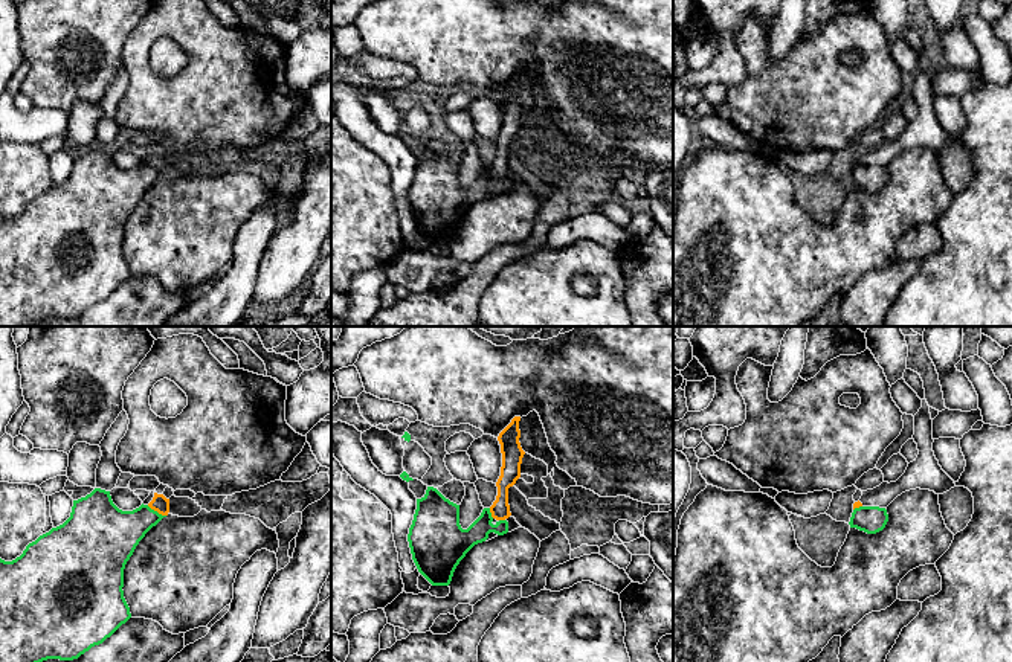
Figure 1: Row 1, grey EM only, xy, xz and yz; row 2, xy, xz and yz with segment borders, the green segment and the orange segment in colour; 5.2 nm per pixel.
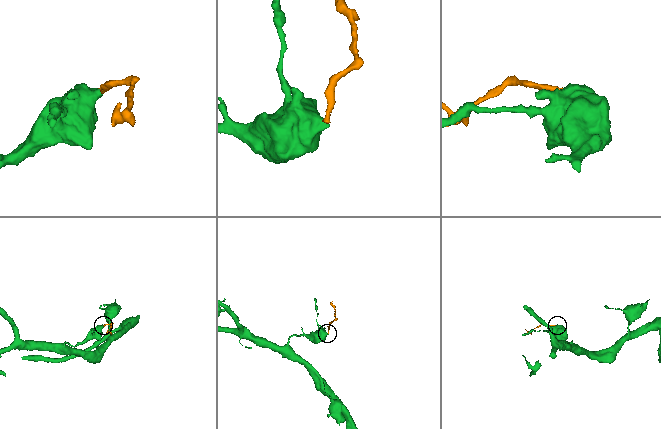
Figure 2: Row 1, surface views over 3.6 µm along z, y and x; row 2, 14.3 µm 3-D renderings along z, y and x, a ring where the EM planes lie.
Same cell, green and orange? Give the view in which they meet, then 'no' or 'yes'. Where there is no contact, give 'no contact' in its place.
meets green in xy; no

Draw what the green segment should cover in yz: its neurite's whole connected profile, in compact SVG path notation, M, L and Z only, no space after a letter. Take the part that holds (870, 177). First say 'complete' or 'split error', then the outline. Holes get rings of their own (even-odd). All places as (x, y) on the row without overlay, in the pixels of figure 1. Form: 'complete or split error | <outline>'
complete | M859 165L853 168L849 183L867 192L876 192L885 186L887 180L888 172L885 166Z

